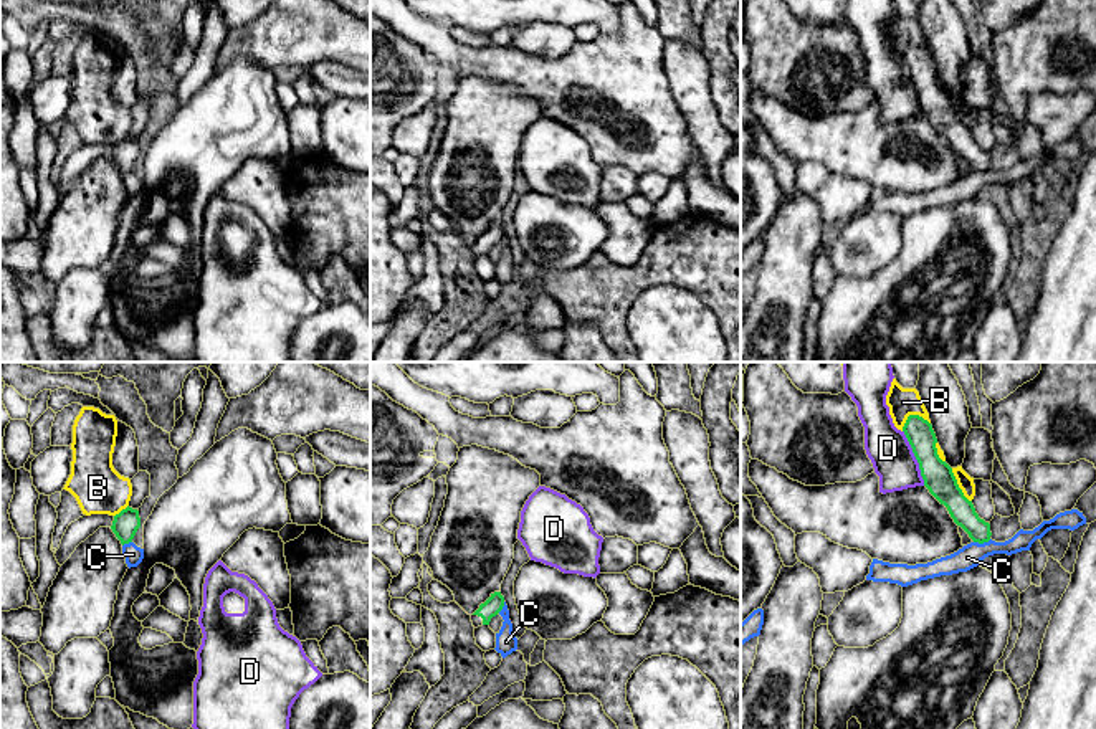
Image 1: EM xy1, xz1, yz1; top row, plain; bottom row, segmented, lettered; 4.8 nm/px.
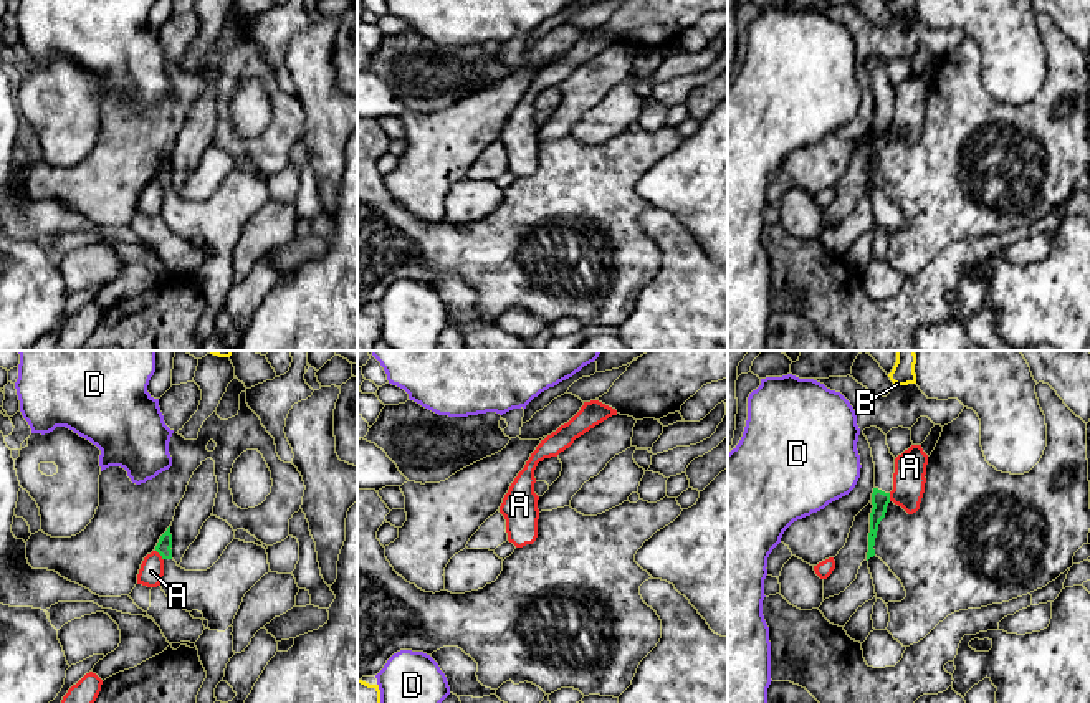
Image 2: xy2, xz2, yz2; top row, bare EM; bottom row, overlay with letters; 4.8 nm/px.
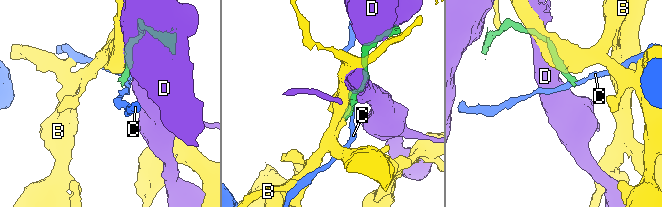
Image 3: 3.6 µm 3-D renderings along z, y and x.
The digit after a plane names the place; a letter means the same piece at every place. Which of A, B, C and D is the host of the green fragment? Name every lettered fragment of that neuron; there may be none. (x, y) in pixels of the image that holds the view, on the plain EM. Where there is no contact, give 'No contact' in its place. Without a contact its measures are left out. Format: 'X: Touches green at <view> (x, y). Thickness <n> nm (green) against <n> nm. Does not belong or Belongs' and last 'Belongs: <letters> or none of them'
A: Touches green at xy2 (159, 182). Thickness 70 nm (green) against 120 nm. Does not belong
B: Touches green at yz1 (911, 45). Thickness 140 nm (green) against 140 nm. Does not belong
C: Touches green at yz1 (982, 172). Thickness 120 nm (green) against 120 nm. Does not belong
D: Touches green at yz1 (916, 88). Thickness 150 nm (green) against 200 nm. Does not belong
Belongs: none of them

